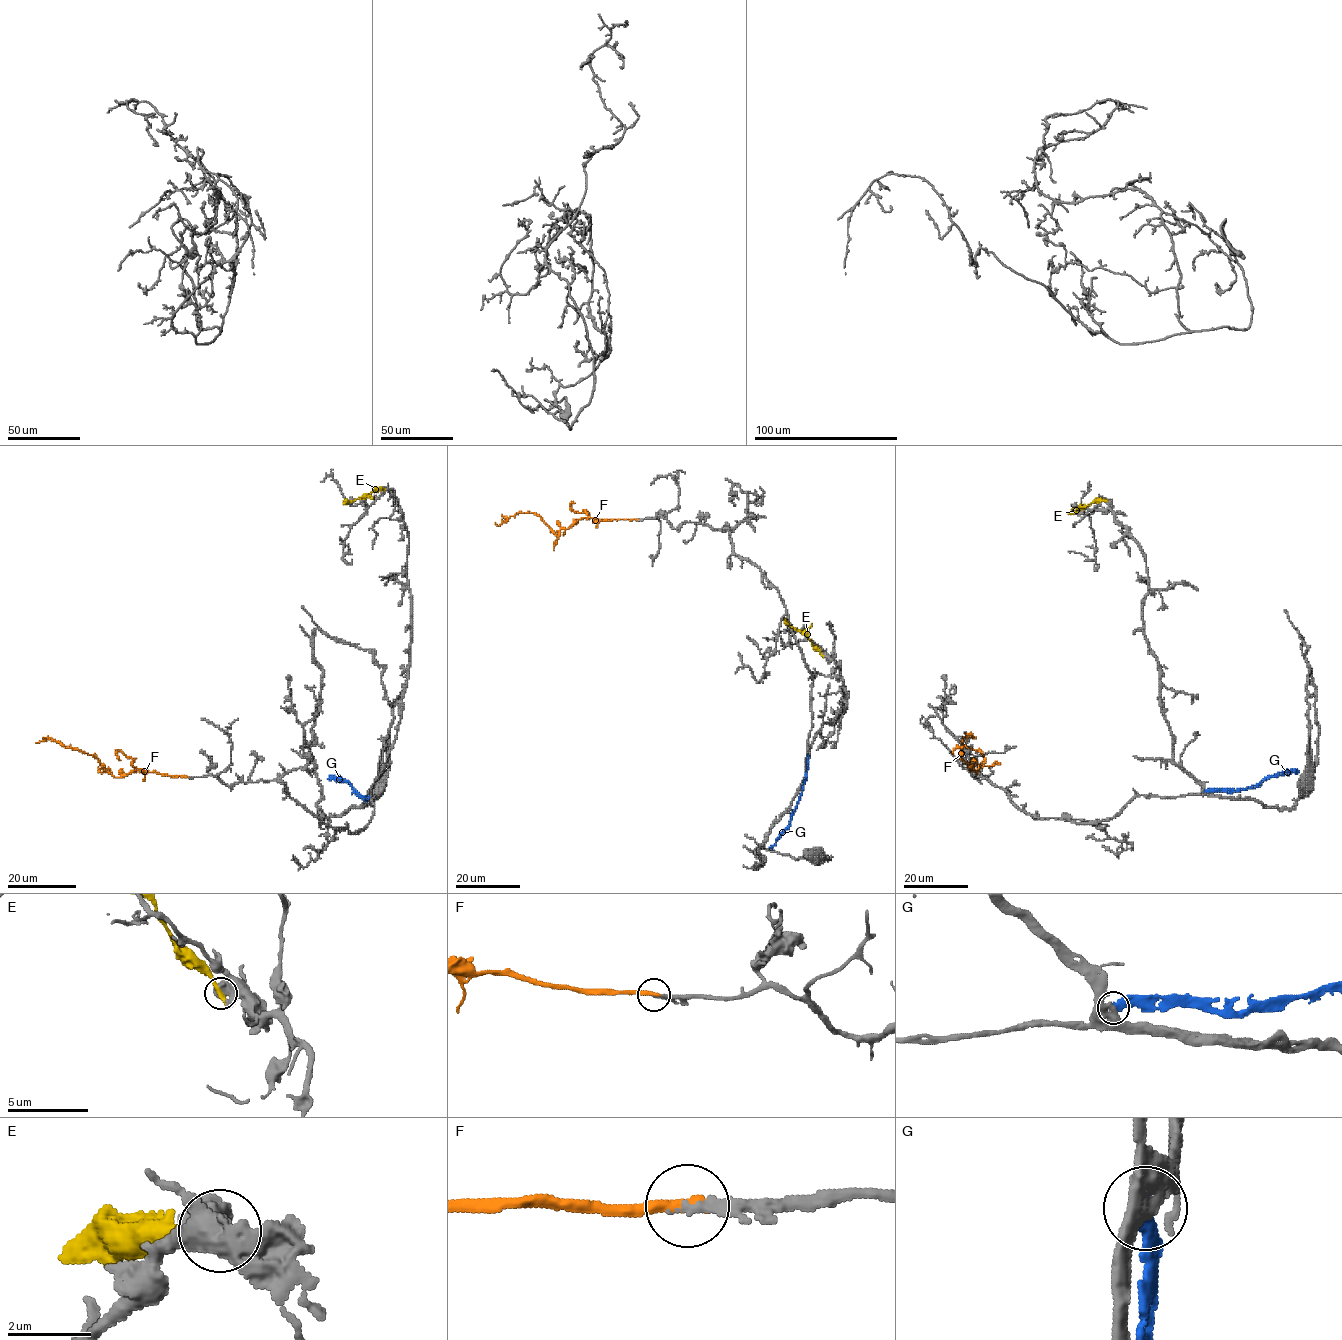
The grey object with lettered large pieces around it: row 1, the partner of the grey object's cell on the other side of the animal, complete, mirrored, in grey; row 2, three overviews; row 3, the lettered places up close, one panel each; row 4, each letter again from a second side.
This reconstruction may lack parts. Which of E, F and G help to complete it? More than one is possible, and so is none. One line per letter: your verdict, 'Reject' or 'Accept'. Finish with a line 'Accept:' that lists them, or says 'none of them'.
E: Reject
F: Accept
G: Reject
Accept: F

